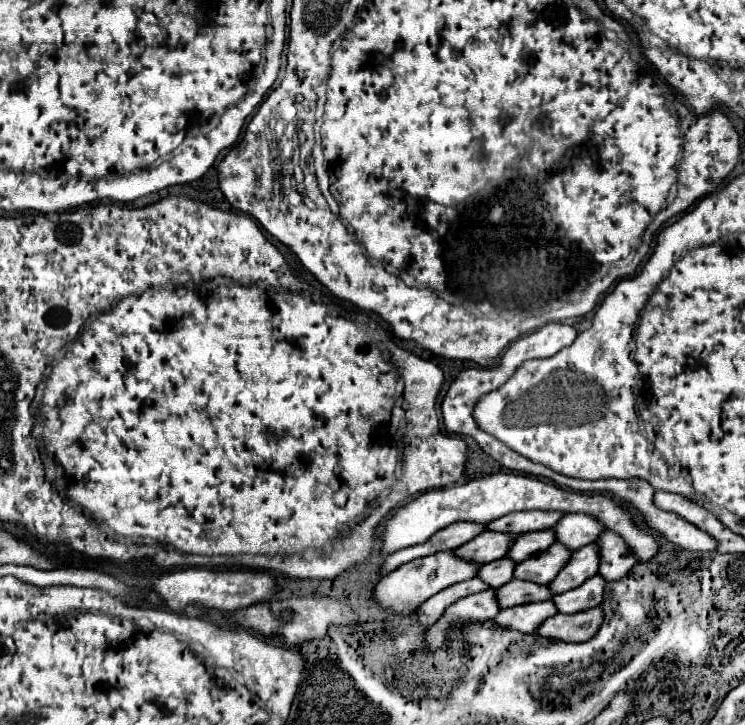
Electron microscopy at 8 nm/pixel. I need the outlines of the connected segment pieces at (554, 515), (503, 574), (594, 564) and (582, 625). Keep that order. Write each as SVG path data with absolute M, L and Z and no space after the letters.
M513 512L511 516L503 516L499 520L493 520L491 524L487 524L487 530L495 530L495 532L503 532L503 534L525 534L525 532L535 532L535 530L549 530L553 528L559 518L563 514L561 512Z
M501 558L501 560L493 560L489 564L483 564L477 572L477 578L483 580L485 584L489 584L491 588L499 588L503 584L507 584L511 580L511 568L515 568L515 562Z
M587 544L579 550L575 550L569 558L569 562L561 568L561 572L547 584L551 594L561 594L571 588L577 588L587 578L595 576L599 568L599 552L595 552L593 544Z
M591 608L577 614L555 614L539 624L535 634L555 638L563 642L585 642L589 640L603 622L603 610Z

